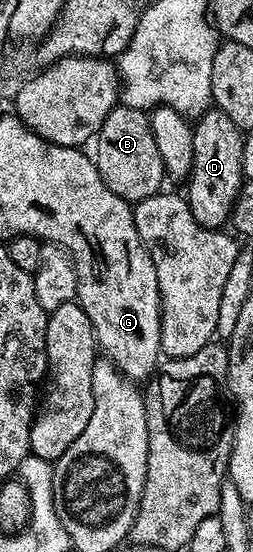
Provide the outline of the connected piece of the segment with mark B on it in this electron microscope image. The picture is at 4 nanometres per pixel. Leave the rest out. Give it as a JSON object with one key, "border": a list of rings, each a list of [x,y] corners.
{"border":[[[119,103],[104,119],[96,140],[93,142],[92,158],[98,167],[100,179],[108,190],[131,203],[148,199],[163,188],[162,181],[167,180],[166,168],[160,159],[160,147],[156,147],[156,138],[152,136],[149,116],[143,110]]]}

